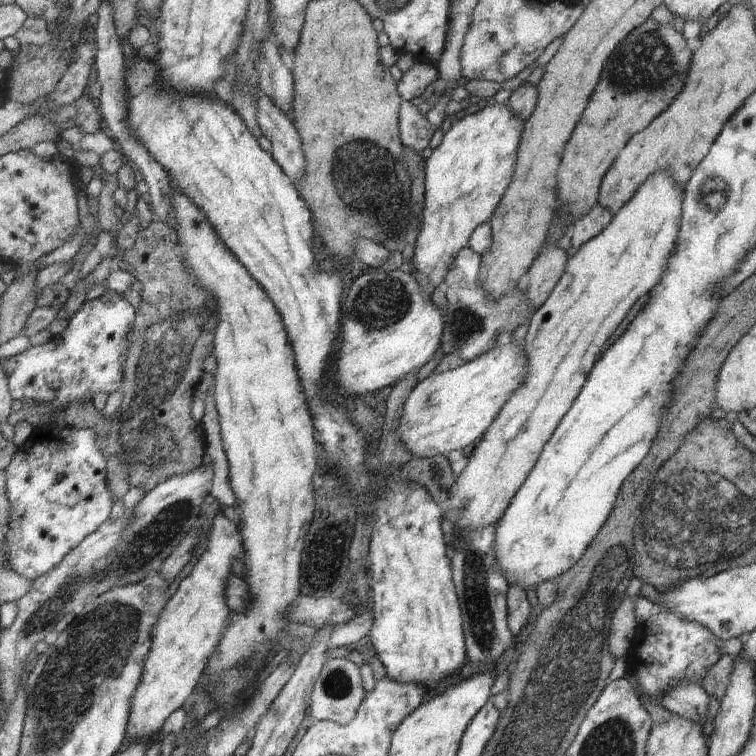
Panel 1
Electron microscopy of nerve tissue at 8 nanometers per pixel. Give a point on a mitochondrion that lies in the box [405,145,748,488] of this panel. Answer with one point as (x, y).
(712, 192)

